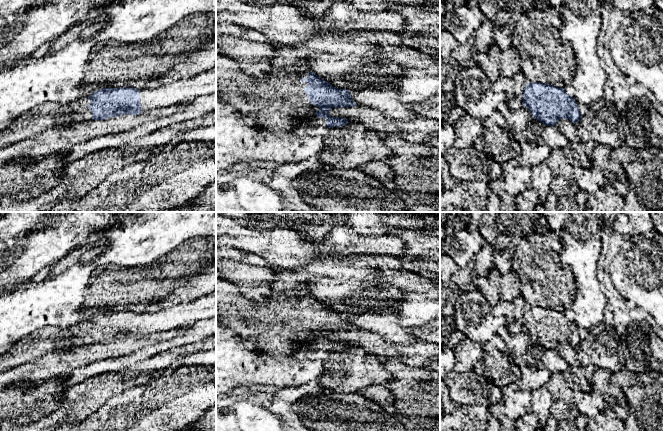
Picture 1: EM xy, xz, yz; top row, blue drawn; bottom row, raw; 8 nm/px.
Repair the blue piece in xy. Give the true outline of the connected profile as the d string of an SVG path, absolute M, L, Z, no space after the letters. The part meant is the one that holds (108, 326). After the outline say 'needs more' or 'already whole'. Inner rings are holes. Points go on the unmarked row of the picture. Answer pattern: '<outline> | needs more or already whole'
M216 290L198 297L192 302L154 312L141 314L131 311L102 312L94 315L89 321L82 321L68 328L58 328L53 325L45 326L18 341L9 352L0 357L0 373L33 362L51 352L71 350L90 344L105 344L125 338L145 338L158 333L186 328L201 319L214 316L216 316Z | needs more

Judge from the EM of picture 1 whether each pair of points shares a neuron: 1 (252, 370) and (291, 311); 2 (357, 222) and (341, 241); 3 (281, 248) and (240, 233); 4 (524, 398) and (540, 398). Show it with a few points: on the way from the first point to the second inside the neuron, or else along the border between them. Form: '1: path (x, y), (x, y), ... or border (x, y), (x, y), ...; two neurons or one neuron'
1: border (244, 338), (273, 357); two neurons
2: border (343, 224), (363, 234); two neurons
3: path (271, 245), (250, 240); one neuron
4: border (530, 394), (531, 402); two neurons

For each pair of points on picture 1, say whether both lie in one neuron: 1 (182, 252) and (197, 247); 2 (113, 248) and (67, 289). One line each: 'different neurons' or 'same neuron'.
1: same neuron
2: same neuron

